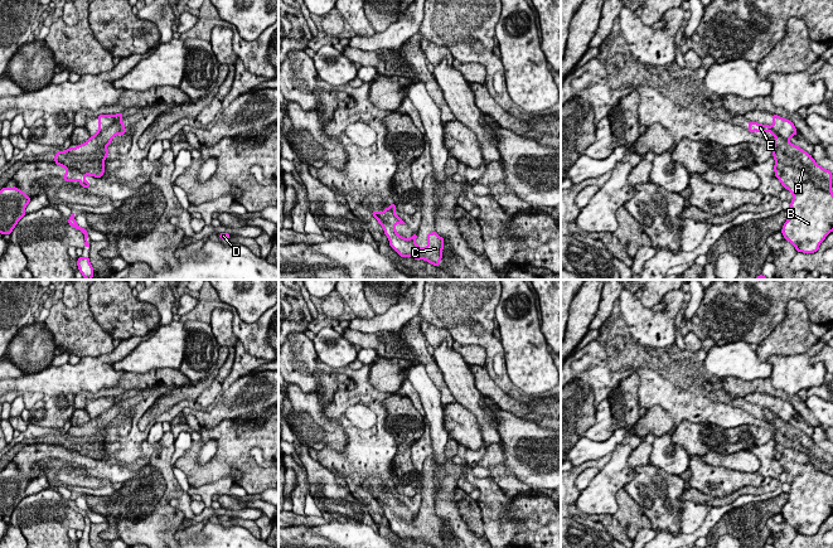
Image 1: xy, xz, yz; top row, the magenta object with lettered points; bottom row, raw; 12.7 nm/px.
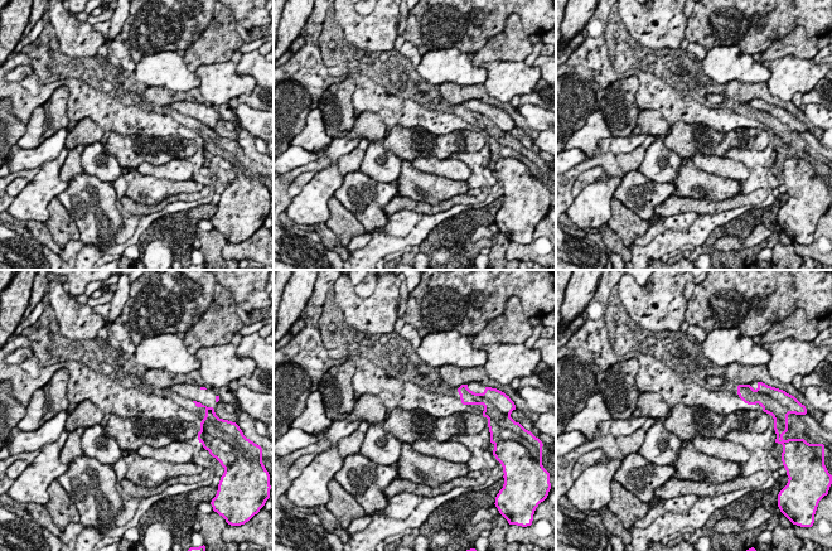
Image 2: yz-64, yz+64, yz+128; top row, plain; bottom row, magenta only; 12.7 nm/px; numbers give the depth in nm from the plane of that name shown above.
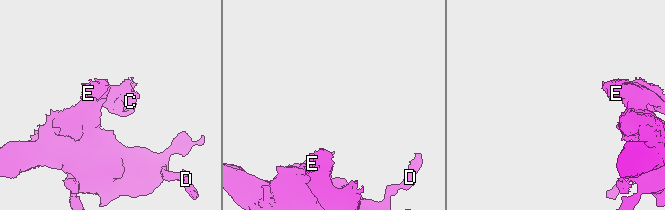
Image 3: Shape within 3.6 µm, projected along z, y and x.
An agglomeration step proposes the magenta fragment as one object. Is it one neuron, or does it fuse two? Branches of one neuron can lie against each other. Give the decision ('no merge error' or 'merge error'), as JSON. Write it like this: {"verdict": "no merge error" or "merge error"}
{"verdict": "merge error"}

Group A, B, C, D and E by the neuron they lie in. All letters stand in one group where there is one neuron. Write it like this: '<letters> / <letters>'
A B D / C E

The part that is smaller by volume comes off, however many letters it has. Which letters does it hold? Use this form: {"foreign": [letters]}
{"foreign": ["C", "E"]}

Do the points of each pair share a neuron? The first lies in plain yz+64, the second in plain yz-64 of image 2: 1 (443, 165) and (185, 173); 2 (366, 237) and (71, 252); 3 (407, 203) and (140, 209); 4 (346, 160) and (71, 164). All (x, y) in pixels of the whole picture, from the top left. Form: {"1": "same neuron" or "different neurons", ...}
{"1": "same neuron", "2": "same neuron", "3": "same neuron", "4": "same neuron"}

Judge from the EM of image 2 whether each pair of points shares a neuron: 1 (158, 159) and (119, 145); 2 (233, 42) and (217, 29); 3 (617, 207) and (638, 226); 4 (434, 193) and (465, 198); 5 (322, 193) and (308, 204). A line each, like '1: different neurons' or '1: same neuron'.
1: same neuron
2: same neuron
3: same neuron
4: different neurons
5: same neuron

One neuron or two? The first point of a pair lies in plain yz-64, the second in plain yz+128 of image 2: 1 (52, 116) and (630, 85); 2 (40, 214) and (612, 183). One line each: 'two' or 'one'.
1: one
2: one

